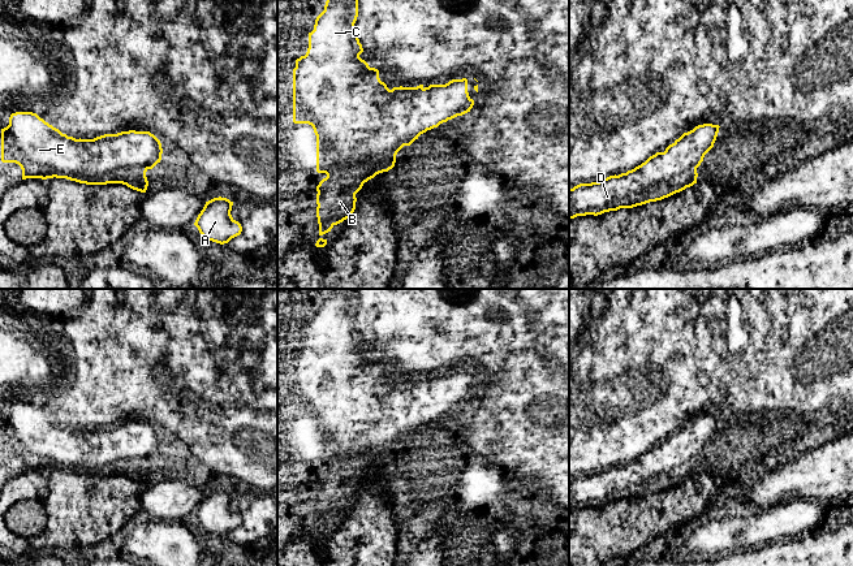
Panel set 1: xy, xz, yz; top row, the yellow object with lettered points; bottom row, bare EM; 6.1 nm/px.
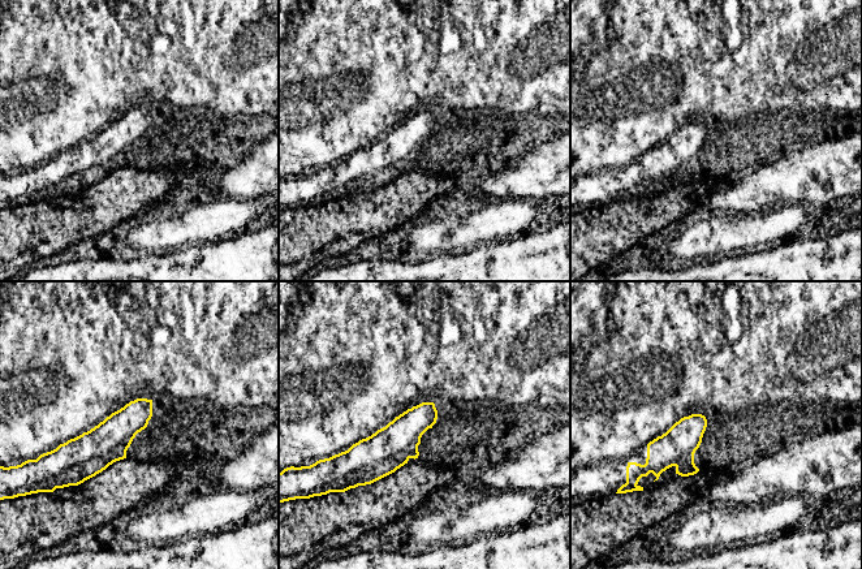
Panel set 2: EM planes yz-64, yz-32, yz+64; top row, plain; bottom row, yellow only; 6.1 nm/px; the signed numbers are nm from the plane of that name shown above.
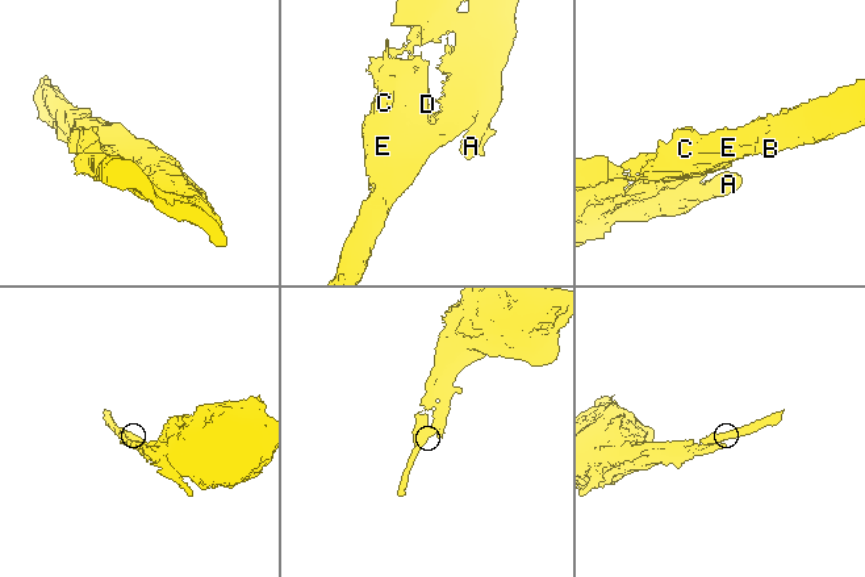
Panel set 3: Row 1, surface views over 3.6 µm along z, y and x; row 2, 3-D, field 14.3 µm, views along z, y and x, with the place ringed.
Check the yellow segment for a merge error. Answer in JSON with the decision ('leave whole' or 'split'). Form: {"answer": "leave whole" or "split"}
{"answer": "leave whole"}

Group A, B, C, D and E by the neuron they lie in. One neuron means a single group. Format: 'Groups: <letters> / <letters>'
Groups: A B C D E

